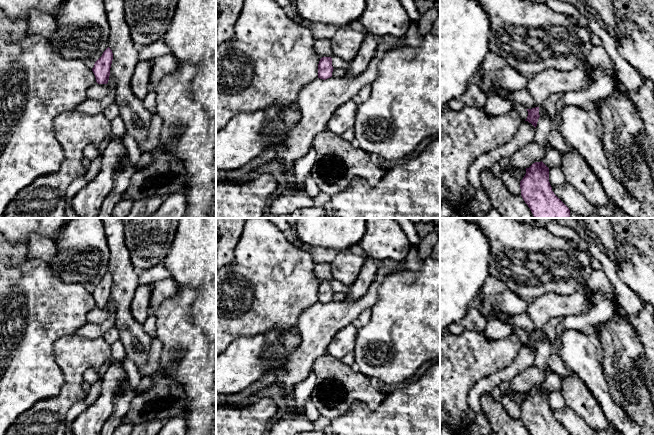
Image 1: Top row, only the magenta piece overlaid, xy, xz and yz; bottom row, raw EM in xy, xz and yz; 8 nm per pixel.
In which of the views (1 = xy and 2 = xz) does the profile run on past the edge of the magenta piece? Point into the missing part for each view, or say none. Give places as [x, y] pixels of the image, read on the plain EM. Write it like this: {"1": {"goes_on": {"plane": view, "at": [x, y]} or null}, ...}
{"1": {"goes_on": null}, "2": {"goes_on": null}}

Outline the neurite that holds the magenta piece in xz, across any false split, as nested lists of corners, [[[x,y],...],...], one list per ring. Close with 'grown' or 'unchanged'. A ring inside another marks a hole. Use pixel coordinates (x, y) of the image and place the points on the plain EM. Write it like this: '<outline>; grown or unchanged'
[[[322,281],[318,288],[318,302],[326,304],[332,301],[333,293],[332,282]]]; unchanged

